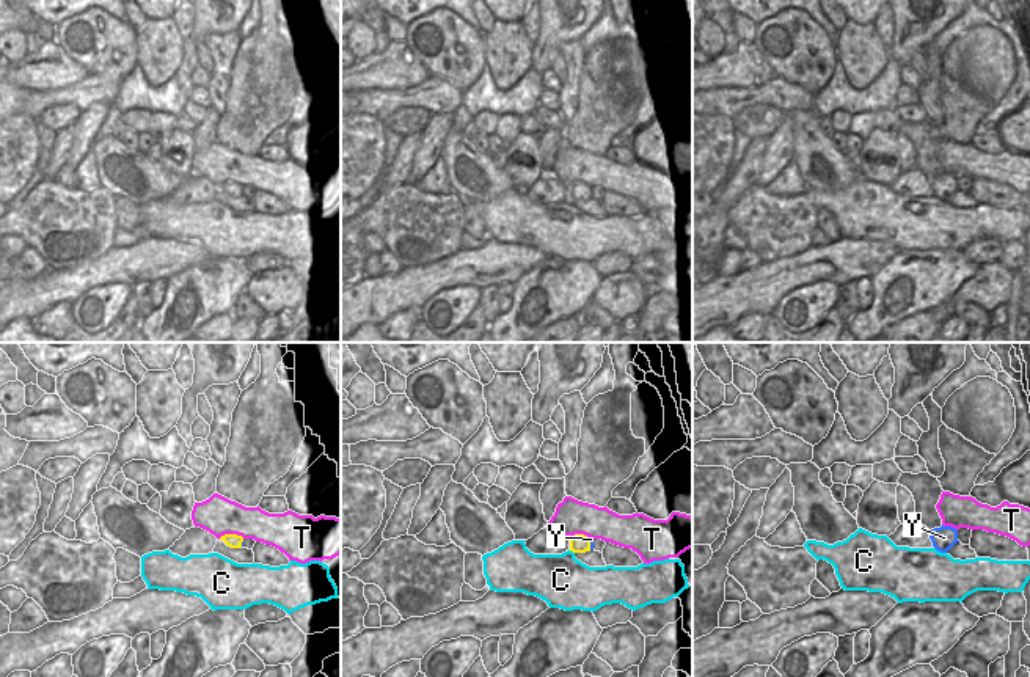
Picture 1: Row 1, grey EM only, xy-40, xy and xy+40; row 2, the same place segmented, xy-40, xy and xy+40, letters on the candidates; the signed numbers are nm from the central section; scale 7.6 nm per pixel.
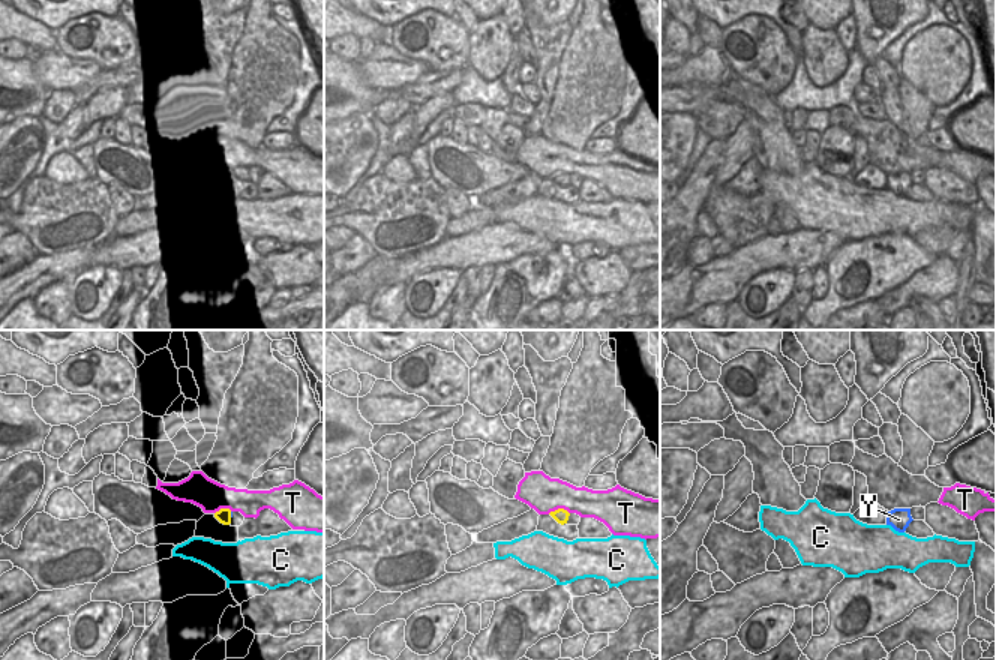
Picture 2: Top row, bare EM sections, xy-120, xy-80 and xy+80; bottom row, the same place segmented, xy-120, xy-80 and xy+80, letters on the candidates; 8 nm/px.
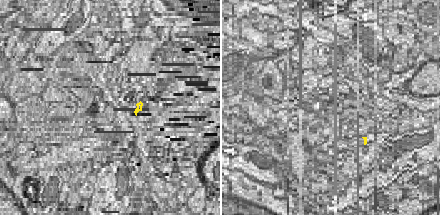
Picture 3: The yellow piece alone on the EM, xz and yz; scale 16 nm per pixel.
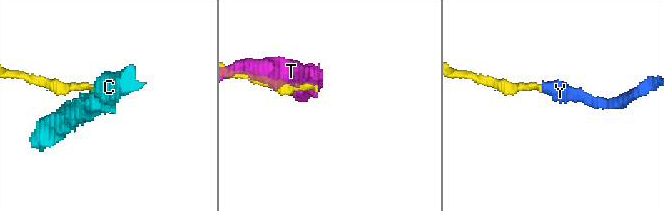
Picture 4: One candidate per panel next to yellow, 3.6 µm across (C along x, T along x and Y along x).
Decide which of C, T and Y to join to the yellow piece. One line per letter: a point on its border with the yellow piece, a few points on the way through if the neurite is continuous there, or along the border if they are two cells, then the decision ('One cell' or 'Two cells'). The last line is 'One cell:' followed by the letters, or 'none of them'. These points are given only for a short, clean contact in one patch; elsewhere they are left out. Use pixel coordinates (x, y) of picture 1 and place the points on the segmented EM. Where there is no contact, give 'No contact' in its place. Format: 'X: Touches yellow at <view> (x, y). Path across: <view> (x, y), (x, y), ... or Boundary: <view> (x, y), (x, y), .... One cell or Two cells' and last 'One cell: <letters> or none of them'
C: Touches yellow at xy (572, 550). Boundary: xy (569, 550), (573, 553). Two cells
T: Touches yellow at xy-40 (231, 534). Boundary: xy-40 (219, 537), (225, 534), (241, 534), (244, 537). Two cells
Y: Touches yellow at xy (589, 544). One cell
One cell: Y

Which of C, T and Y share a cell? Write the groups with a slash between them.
C / T / Y

